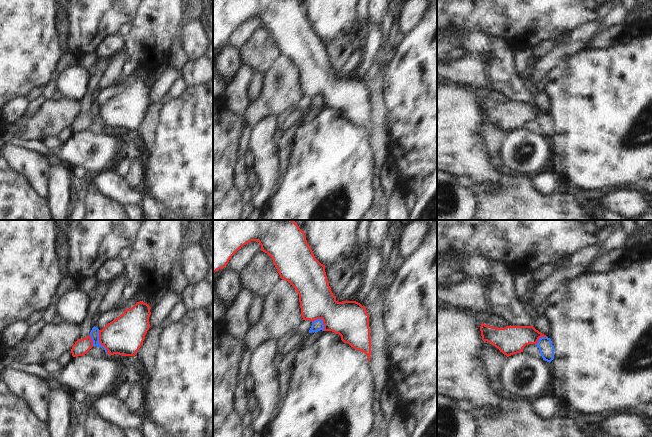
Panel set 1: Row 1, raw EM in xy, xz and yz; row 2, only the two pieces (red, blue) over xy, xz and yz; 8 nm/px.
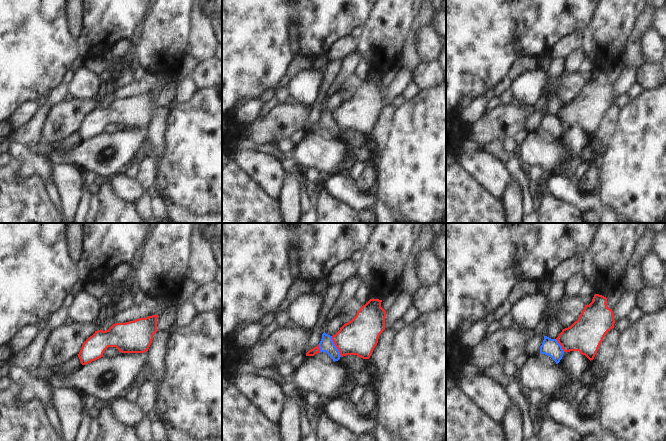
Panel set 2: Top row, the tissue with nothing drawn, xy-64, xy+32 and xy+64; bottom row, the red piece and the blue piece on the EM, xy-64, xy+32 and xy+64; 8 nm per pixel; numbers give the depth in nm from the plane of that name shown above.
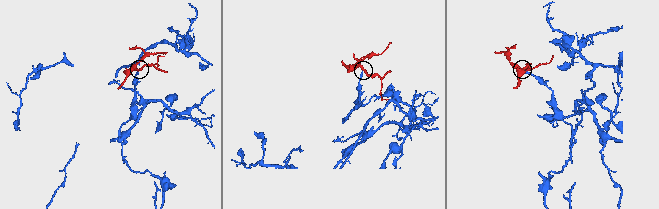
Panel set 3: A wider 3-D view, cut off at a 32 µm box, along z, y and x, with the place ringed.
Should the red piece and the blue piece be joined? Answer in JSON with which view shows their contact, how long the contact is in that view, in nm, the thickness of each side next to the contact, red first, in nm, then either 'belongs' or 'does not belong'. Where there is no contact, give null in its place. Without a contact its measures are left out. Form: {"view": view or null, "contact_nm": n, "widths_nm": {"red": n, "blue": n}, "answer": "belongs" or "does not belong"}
{"view": "xy", "contact_nm": 200, "widths_nm": {"red": 300, "blue": 80}, "answer": "does not belong"}

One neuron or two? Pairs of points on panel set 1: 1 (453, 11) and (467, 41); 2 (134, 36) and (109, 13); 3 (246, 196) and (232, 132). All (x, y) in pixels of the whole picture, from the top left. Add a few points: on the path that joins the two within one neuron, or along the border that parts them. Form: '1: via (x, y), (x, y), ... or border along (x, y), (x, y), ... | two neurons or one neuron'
1: border along (447, 24), (478, 29), (484, 33) | two neurons
2: border along (137, 10), (131, 22), (122, 33) | two neurons
3: border along (240, 194), (243, 206) | two neurons

